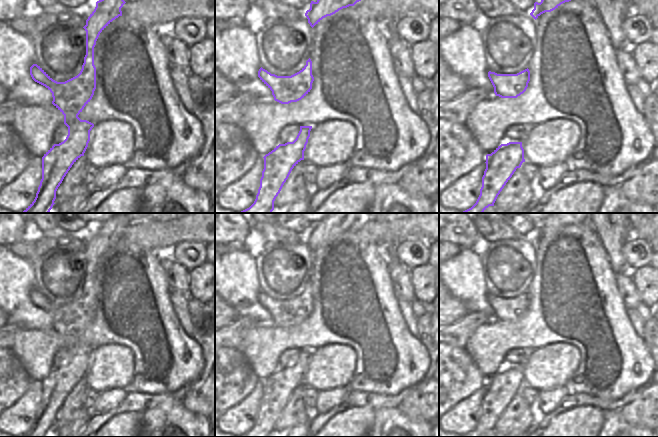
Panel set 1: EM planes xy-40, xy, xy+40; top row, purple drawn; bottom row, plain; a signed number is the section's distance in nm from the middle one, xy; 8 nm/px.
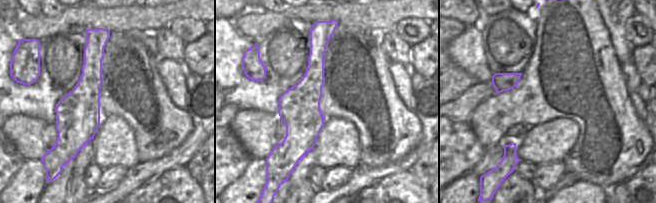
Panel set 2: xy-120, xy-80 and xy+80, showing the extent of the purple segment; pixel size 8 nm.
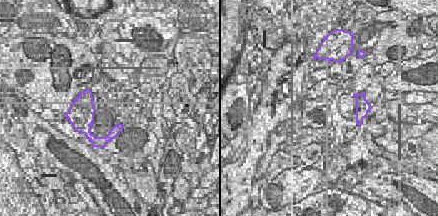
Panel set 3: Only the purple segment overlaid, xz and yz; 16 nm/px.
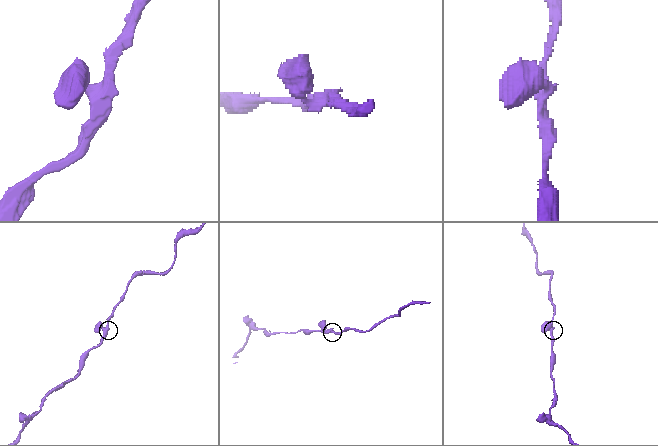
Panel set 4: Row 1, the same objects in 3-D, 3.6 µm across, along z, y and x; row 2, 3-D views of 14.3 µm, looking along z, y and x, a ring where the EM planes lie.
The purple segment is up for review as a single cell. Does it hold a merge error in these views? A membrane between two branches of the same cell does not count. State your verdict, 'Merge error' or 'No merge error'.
No merge error

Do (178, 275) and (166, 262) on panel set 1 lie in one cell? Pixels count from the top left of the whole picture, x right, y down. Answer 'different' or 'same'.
same

